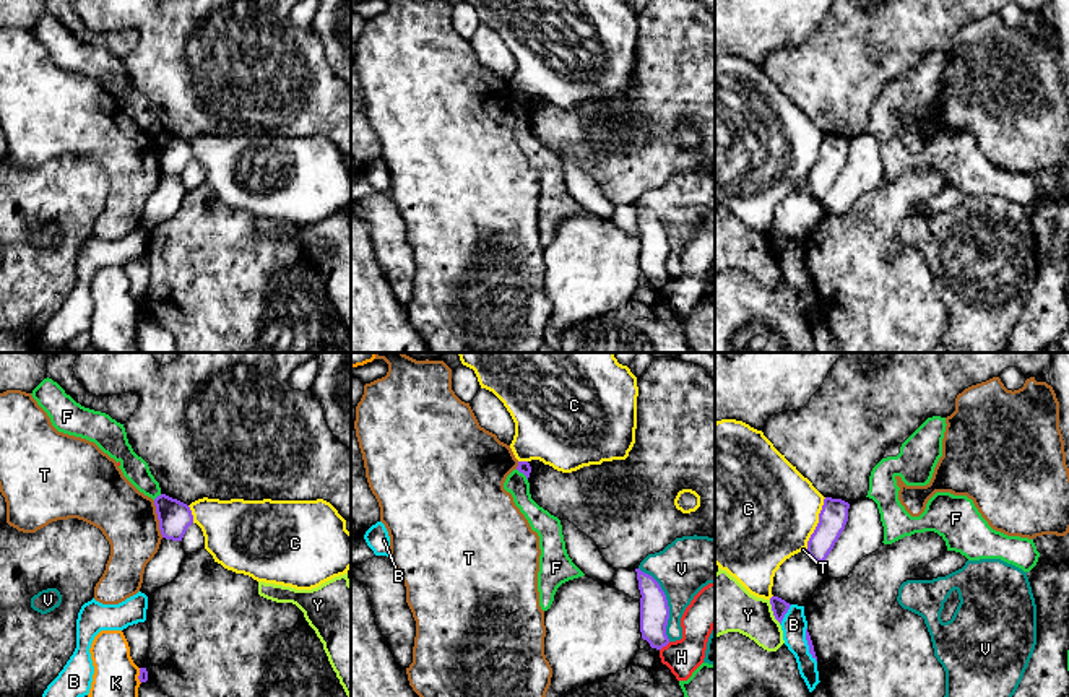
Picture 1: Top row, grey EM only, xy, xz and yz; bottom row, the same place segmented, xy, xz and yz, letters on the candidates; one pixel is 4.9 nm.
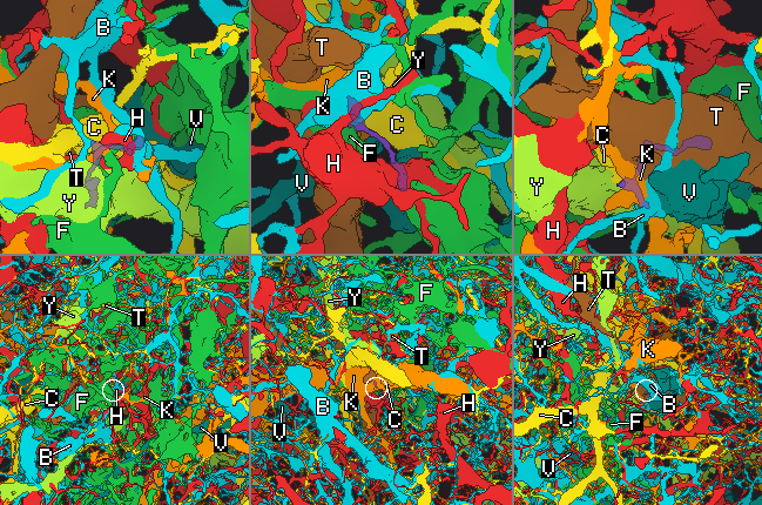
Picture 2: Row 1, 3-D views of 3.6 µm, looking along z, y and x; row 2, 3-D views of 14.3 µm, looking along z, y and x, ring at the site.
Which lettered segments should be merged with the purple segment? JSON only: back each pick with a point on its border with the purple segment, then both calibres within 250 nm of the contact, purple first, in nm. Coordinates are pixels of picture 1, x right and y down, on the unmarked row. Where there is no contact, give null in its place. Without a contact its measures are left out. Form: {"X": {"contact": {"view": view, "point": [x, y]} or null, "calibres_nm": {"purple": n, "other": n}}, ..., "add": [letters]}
{"add": []}

